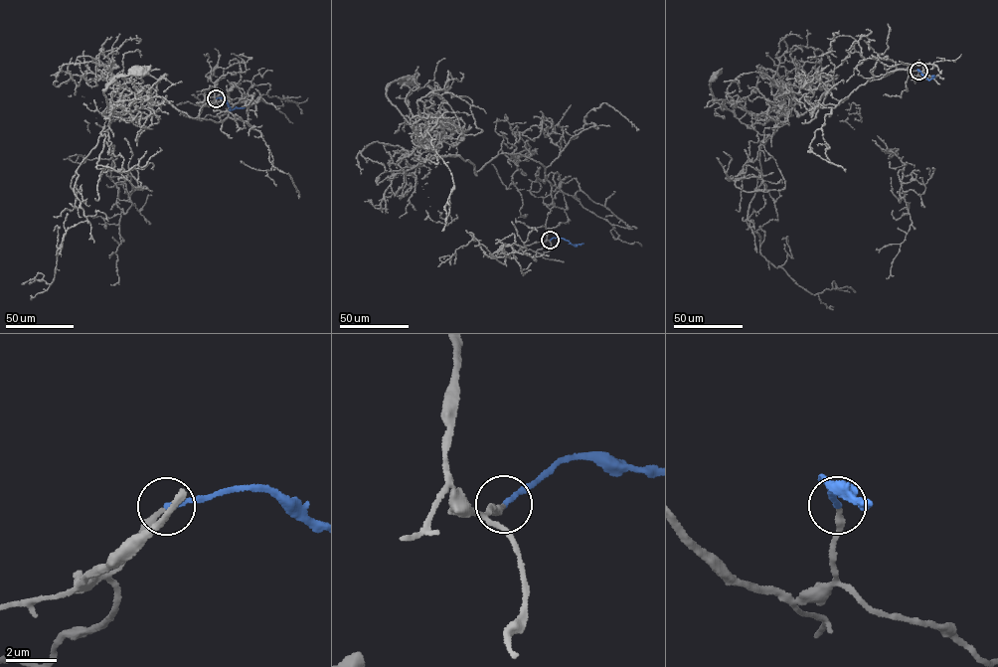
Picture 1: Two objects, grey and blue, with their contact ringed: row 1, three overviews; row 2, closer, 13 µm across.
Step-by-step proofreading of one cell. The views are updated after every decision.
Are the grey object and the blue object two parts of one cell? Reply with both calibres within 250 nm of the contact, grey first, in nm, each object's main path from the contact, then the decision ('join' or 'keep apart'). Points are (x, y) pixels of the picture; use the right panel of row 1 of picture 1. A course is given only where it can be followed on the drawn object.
240/200 nm | grey via (918, 71), (869, 81), (838, 104), (817, 105), (826, 90), (802, 114), (765, 117), (714, 100), (714, 76) | blue via (918, 71), (928, 80), (934, 75) | join

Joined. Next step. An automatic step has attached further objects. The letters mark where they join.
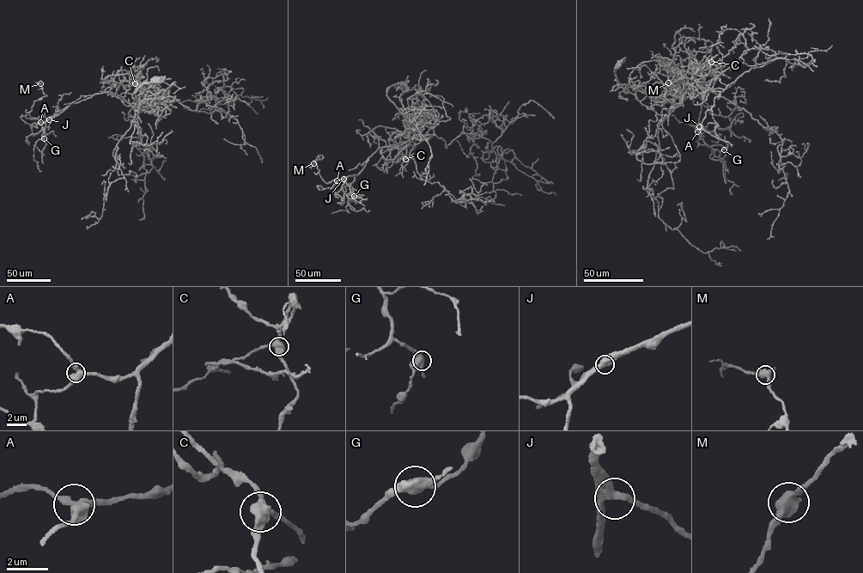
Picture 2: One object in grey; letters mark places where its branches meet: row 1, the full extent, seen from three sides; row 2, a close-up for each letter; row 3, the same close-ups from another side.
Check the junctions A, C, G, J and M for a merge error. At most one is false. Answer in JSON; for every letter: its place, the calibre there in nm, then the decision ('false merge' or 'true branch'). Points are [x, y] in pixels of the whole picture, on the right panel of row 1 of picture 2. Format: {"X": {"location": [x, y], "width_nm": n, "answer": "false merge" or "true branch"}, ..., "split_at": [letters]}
{"A": {"location": [697, 131], "width_nm": 440, "answer": "true branch"}, "C": {"location": [711, 62], "width_nm": 500, "answer": "true branch"}, "G": {"location": [724, 149], "width_nm": 440, "answer": "true branch"}, "J": {"location": [699, 126], "width_nm": 400, "answer": "true branch"}, "M": {"location": [668, 82], "width_nm": 460, "answer": "true branch"}, "split_at": []}

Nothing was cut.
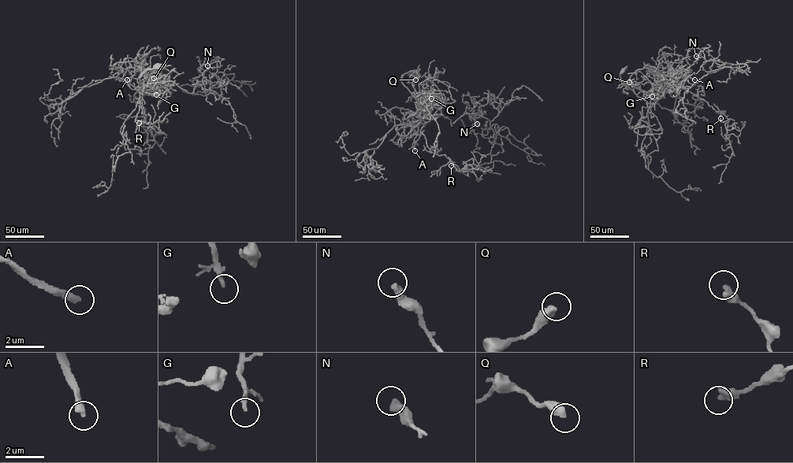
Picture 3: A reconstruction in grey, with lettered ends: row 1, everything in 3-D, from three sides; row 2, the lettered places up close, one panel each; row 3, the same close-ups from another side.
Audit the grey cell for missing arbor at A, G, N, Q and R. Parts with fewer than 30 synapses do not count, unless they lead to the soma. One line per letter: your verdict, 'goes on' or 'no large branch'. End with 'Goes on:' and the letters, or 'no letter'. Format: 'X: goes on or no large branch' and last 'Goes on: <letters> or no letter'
A: goes on
G: no large branch
N: no large branch
Q: no large branch
R: no large branch
Goes on: A

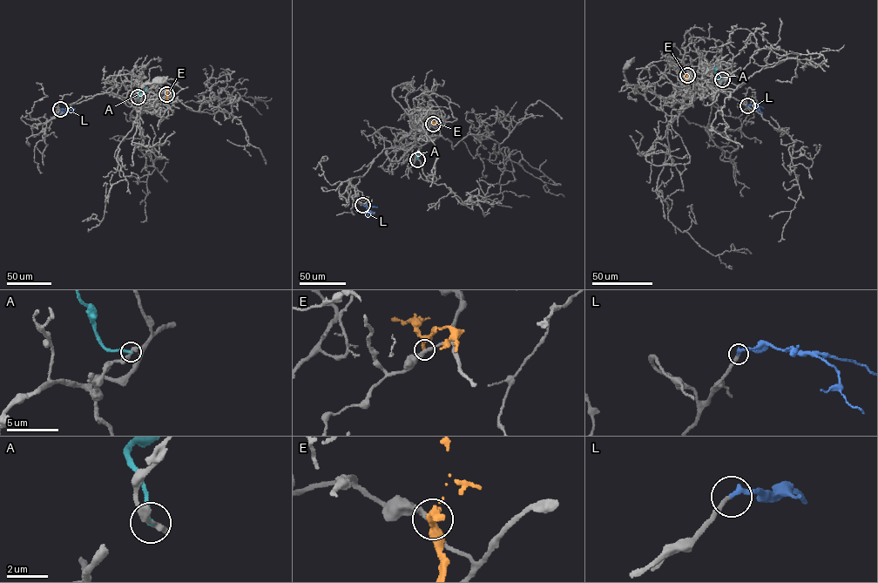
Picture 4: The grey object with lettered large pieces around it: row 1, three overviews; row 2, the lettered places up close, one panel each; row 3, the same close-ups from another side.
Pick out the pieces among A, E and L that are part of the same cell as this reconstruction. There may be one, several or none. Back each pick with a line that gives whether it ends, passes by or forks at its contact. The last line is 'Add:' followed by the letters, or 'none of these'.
L: it ends
Add: L

